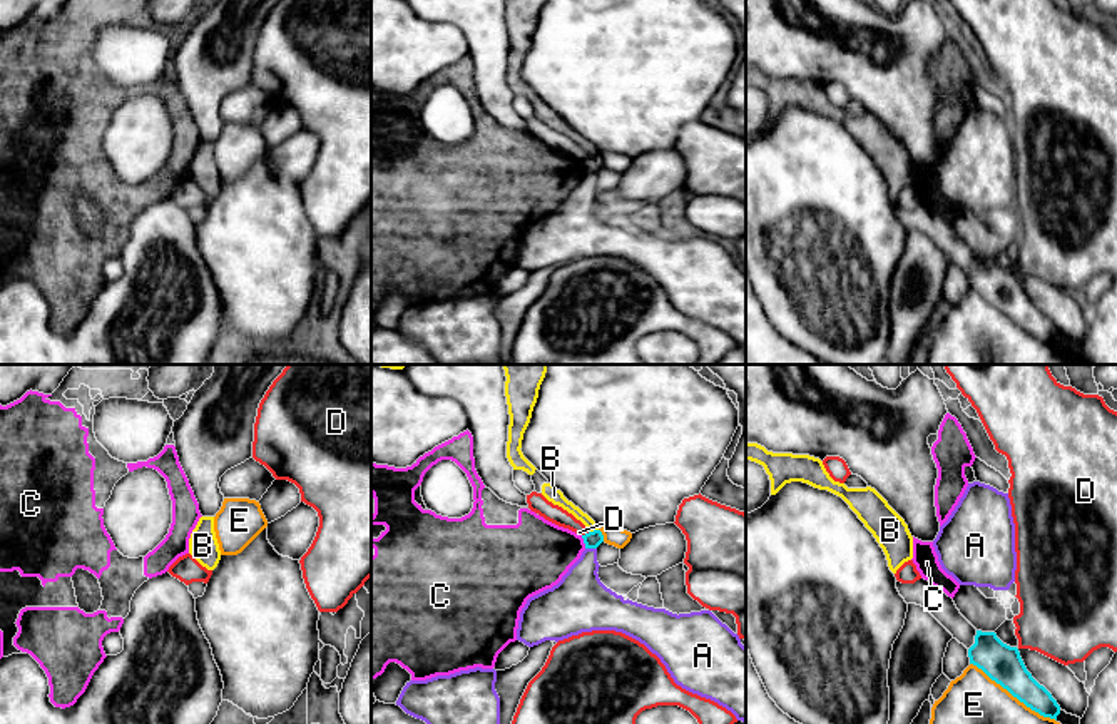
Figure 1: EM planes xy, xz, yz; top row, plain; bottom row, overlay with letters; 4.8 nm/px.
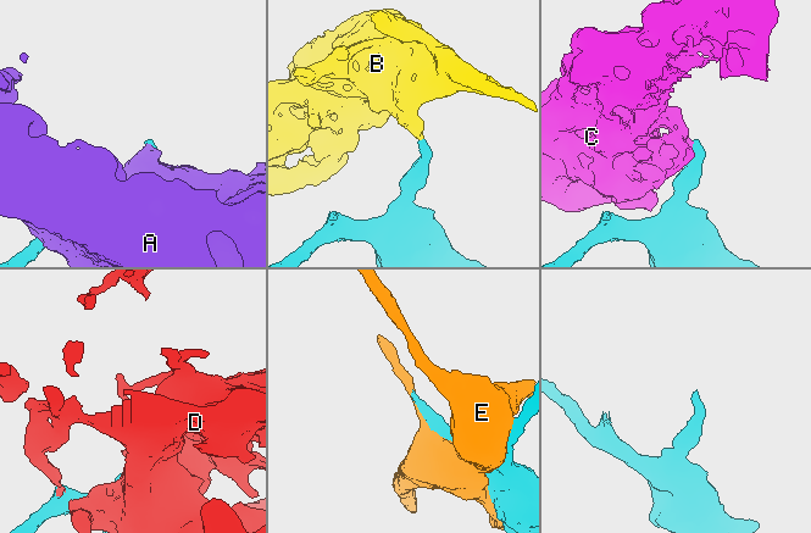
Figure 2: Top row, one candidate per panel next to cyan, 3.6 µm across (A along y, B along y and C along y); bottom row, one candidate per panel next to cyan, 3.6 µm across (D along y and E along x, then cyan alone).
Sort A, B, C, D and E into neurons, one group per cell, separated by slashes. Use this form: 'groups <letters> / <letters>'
groups A / B / C / D / E

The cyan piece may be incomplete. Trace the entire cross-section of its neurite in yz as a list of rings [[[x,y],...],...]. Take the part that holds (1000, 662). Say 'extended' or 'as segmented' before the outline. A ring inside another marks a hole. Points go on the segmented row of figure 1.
as segmented; [[[977,630],[968,657],[970,664],[982,669],[1027,707],[1057,721],[1060,706],[1027,670],[1017,647],[1003,644],[995,632]]]

